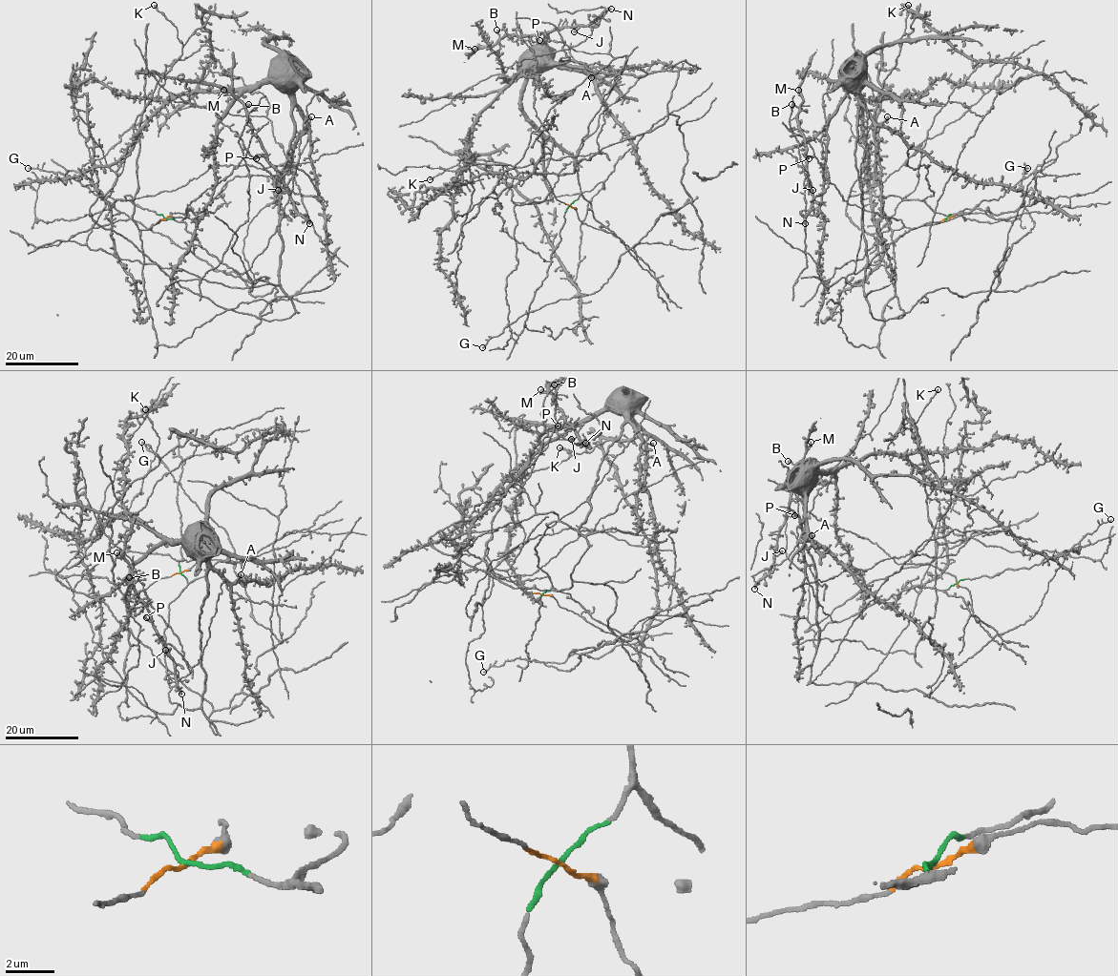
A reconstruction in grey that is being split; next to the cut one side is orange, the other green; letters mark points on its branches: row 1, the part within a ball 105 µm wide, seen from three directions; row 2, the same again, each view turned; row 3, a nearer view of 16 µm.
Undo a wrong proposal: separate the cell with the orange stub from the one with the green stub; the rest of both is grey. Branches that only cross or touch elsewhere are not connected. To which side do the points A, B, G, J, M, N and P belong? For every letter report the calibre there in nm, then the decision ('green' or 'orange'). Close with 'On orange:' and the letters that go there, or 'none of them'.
A: 500 nm thick; green
B: 480 nm thick; orange
G: 220 nm thick; green
J: 400 nm thick; orange
M: 440 nm thick; orange
N: 440 nm thick; orange
P: 380 nm thick; orange
On orange: B, J, M, N, P

